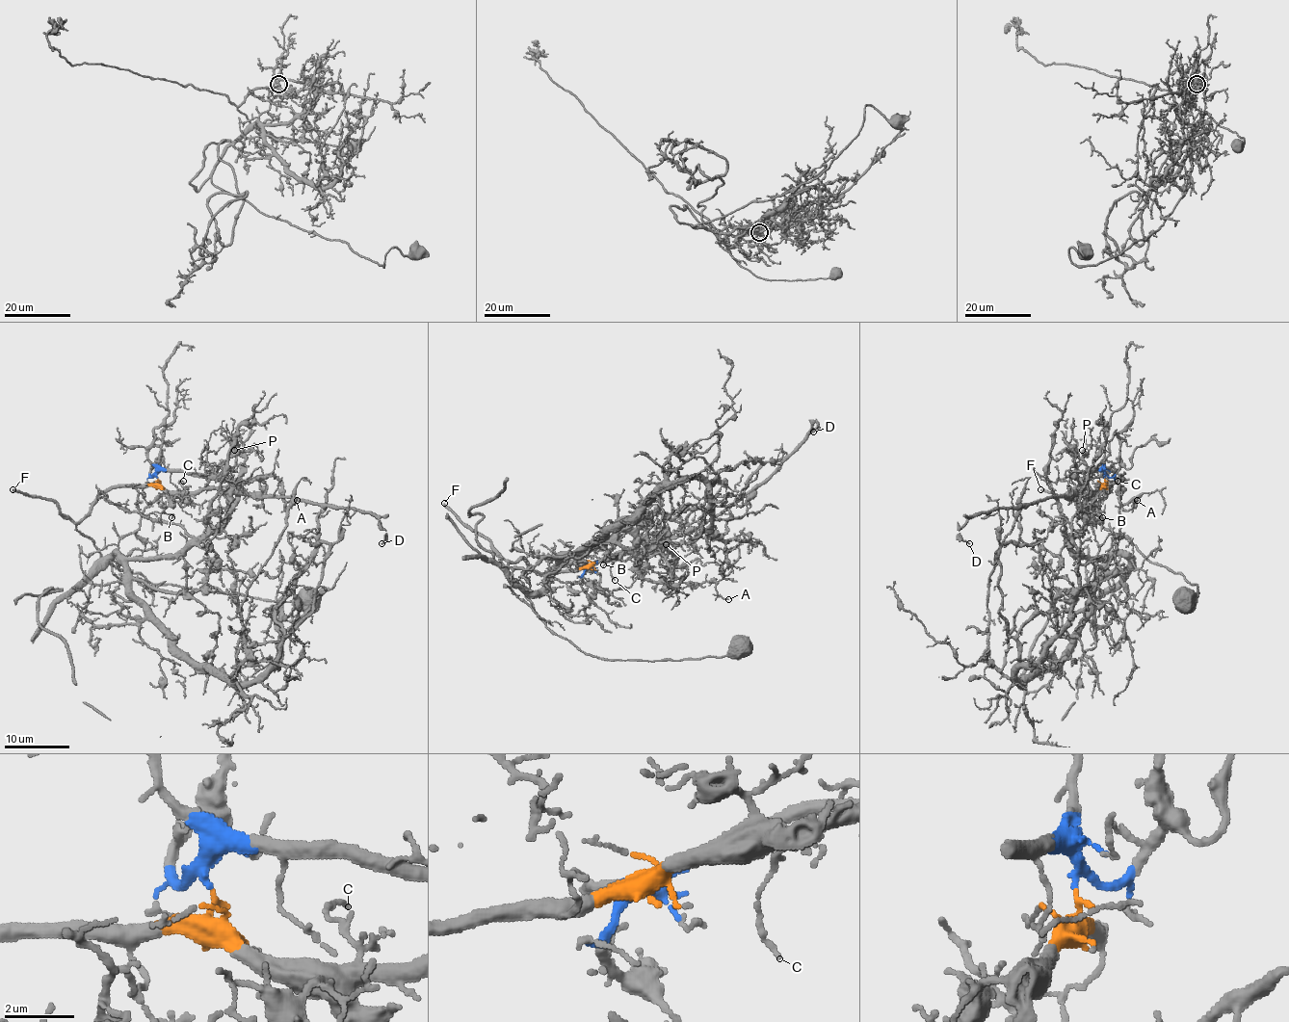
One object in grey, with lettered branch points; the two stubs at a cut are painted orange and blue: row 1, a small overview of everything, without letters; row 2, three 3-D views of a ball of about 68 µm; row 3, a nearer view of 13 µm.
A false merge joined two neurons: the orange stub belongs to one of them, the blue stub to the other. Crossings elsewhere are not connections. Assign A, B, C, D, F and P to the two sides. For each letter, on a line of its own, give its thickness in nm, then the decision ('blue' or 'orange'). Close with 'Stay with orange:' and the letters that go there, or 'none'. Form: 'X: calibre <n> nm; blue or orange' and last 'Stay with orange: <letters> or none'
A: calibre 180 nm; blue
B: calibre 170 nm; orange
C: calibre 120 nm; orange
D: calibre 110 nm; orange
F: calibre 280 nm; orange
P: calibre 500 nm; blue
Stay with orange: B, C, D, F

